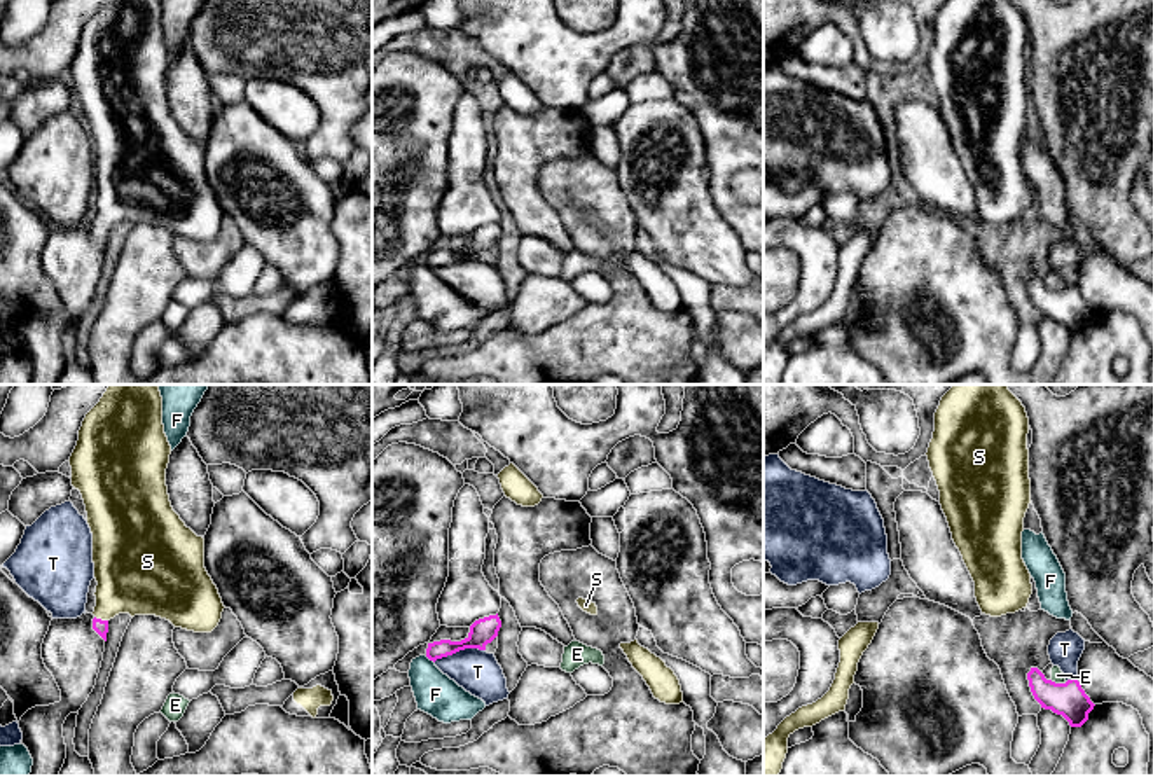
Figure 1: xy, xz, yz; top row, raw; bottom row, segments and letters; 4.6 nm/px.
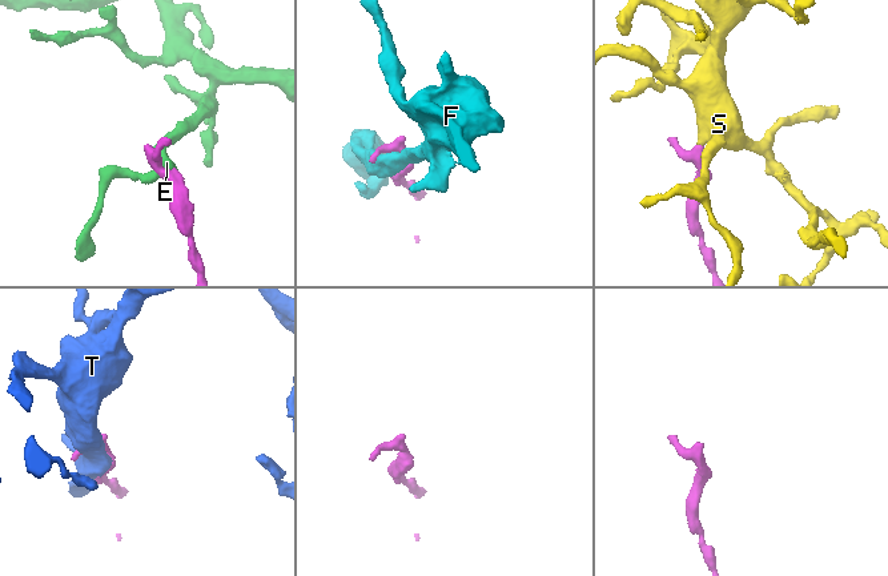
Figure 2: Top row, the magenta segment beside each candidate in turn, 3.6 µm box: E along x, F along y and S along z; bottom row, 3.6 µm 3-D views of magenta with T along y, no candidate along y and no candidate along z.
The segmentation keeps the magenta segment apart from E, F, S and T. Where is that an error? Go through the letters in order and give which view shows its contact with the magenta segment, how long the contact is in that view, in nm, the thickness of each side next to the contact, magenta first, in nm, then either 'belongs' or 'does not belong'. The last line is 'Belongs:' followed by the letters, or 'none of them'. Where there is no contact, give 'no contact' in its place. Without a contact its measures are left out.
E: yz | 80 nm | 160/60 nm | does not belong
F: xz | 60 nm | 100/190 nm | does not belong
S: xy | 70 nm | 70/340 nm | belongs
T: xz | 240 nm | 120/200 nm | does not belong
Belongs: S

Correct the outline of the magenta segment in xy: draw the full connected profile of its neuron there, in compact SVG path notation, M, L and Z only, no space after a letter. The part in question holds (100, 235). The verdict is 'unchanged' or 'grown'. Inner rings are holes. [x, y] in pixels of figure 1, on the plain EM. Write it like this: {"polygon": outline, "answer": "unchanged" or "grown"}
{"polygon": "M105 0L86 23L77 54L68 68L72 94L82 103L93 142L93 171L98 191L93 238L105 250L108 229L119 222L131 225L155 224L169 229L175 236L194 241L211 241L222 227L225 215L204 177L204 147L185 135L169 110L166 94L169 63L171 54L162 33L161 0Z", "answer": "grown"}

